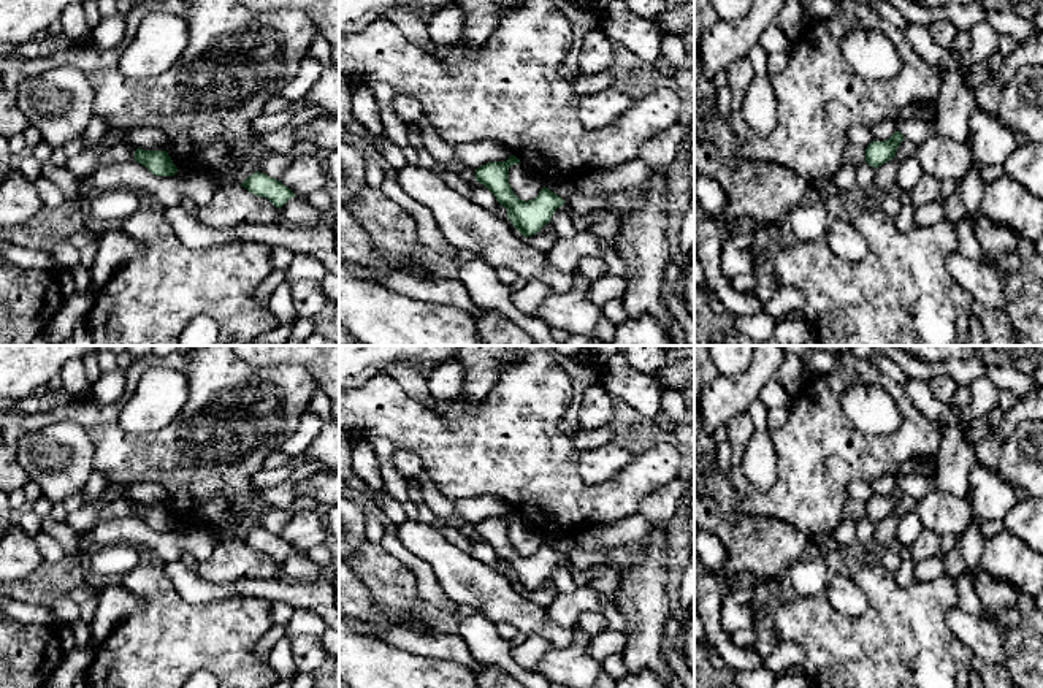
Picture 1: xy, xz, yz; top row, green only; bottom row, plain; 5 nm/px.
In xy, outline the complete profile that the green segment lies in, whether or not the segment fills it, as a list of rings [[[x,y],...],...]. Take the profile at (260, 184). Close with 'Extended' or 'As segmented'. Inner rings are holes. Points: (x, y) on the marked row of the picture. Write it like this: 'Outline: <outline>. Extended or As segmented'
Outline: [[[260,171],[249,176],[243,184],[250,193],[268,198],[276,208],[282,208],[290,198],[296,197],[281,181]]]. As segmented

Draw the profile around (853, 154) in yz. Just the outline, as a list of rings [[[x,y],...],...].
[[[848,143],[843,151],[843,162],[846,165],[859,166],[865,163],[865,146]]]

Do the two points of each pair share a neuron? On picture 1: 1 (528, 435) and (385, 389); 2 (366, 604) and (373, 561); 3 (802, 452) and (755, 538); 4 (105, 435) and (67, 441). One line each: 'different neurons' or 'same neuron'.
1: same neuron
2: different neurons
3: different neurons
4: different neurons

